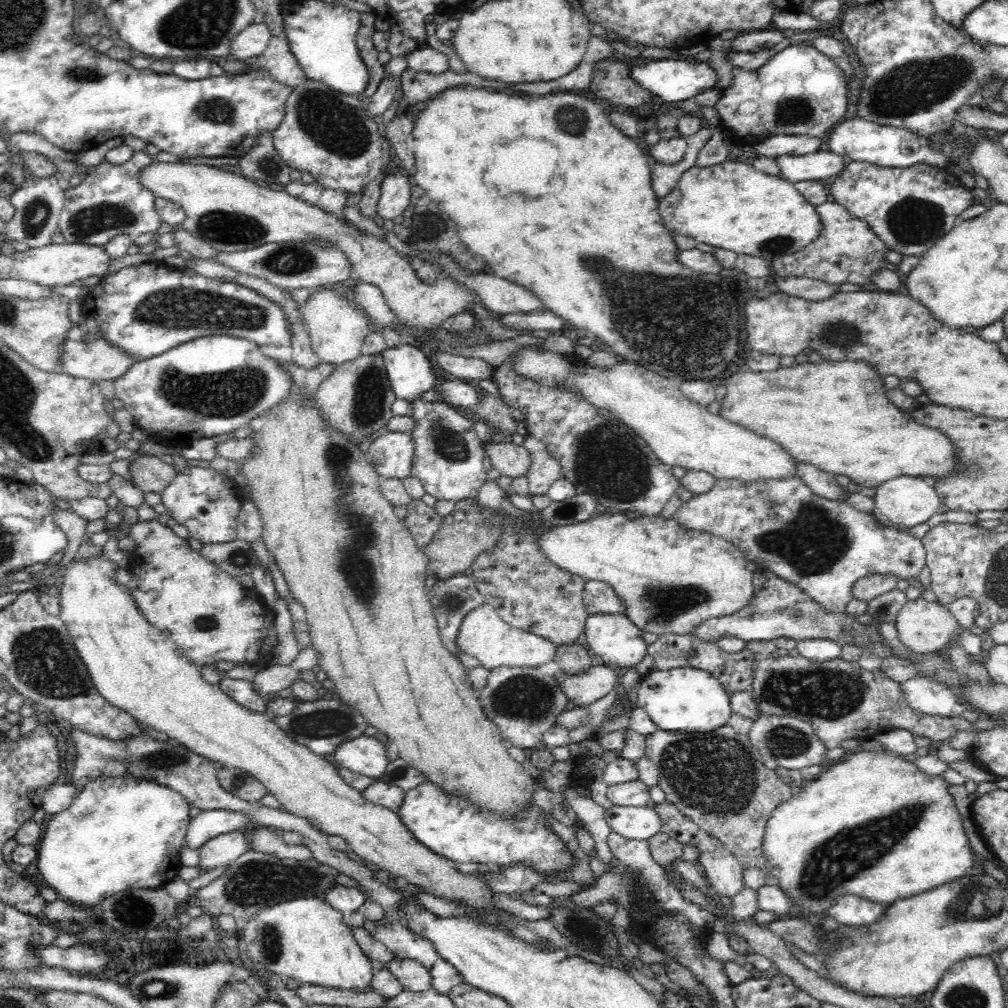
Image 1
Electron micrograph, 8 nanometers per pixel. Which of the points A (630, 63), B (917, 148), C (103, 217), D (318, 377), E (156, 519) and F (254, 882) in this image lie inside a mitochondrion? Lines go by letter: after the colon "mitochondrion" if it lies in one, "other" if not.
A: other
B: other
C: mitochondrion
D: other
E: other
F: mitochondrion

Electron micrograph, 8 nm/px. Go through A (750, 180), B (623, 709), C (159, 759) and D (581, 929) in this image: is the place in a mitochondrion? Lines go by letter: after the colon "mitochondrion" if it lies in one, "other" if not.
A: other
B: other
C: mitochondrion
D: mitochondrion

